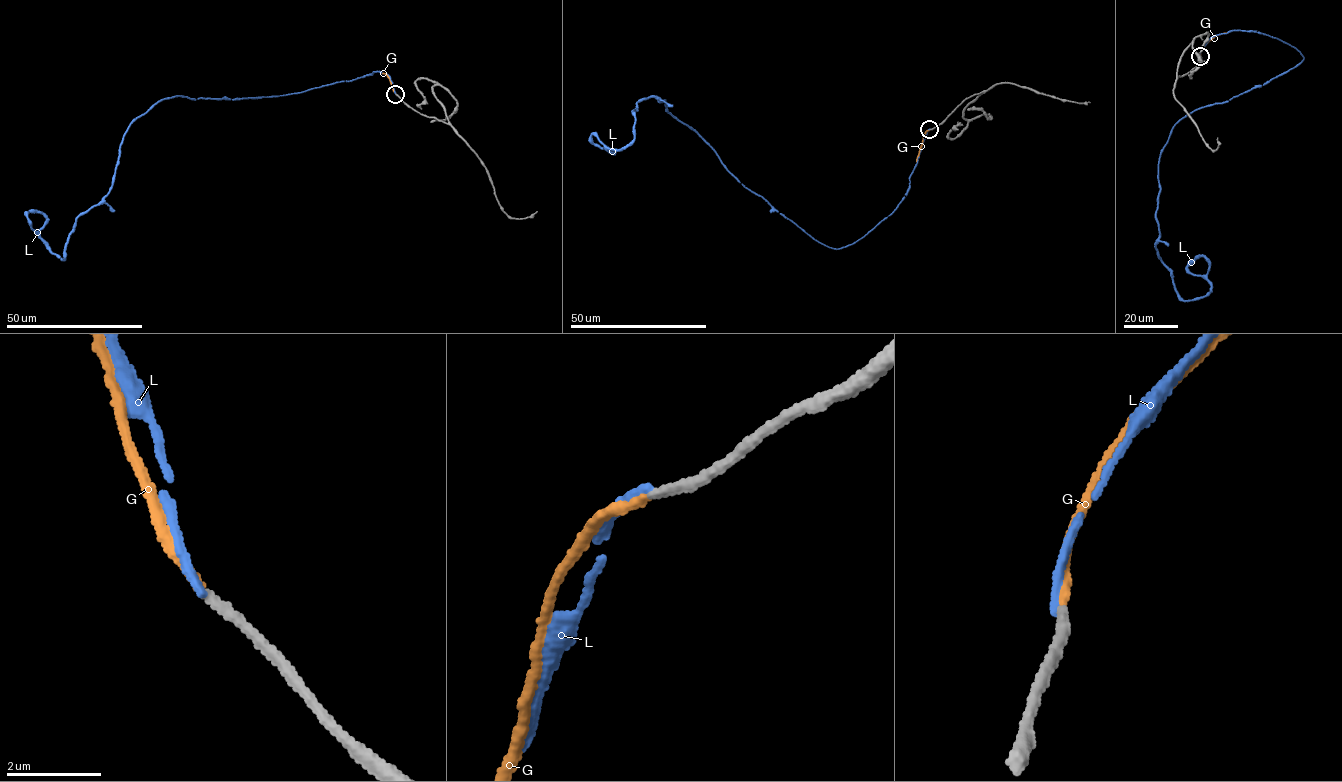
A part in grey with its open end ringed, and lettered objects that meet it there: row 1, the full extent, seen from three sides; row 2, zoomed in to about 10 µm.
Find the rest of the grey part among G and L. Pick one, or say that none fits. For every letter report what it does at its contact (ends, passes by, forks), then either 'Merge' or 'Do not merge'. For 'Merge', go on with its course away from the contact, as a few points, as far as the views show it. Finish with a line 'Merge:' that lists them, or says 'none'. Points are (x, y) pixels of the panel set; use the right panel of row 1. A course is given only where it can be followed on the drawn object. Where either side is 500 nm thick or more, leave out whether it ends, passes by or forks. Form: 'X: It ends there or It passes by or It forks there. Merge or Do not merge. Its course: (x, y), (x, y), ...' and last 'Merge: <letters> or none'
G: It ends there. Merge. Its course: (1200, 56), (1202, 47), (1215, 36), (1226, 33)
L: It ends there. Do not merge
Merge: G

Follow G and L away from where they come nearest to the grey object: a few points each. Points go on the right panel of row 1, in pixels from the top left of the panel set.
G: (1200, 56), (1202, 47), (1215, 36), (1226, 33)
L: (1199, 56), (1239, 30), (1303, 57), (1172, 128), (1155, 246), (1184, 300), (1211, 289), (1187, 269), (1195, 256)

